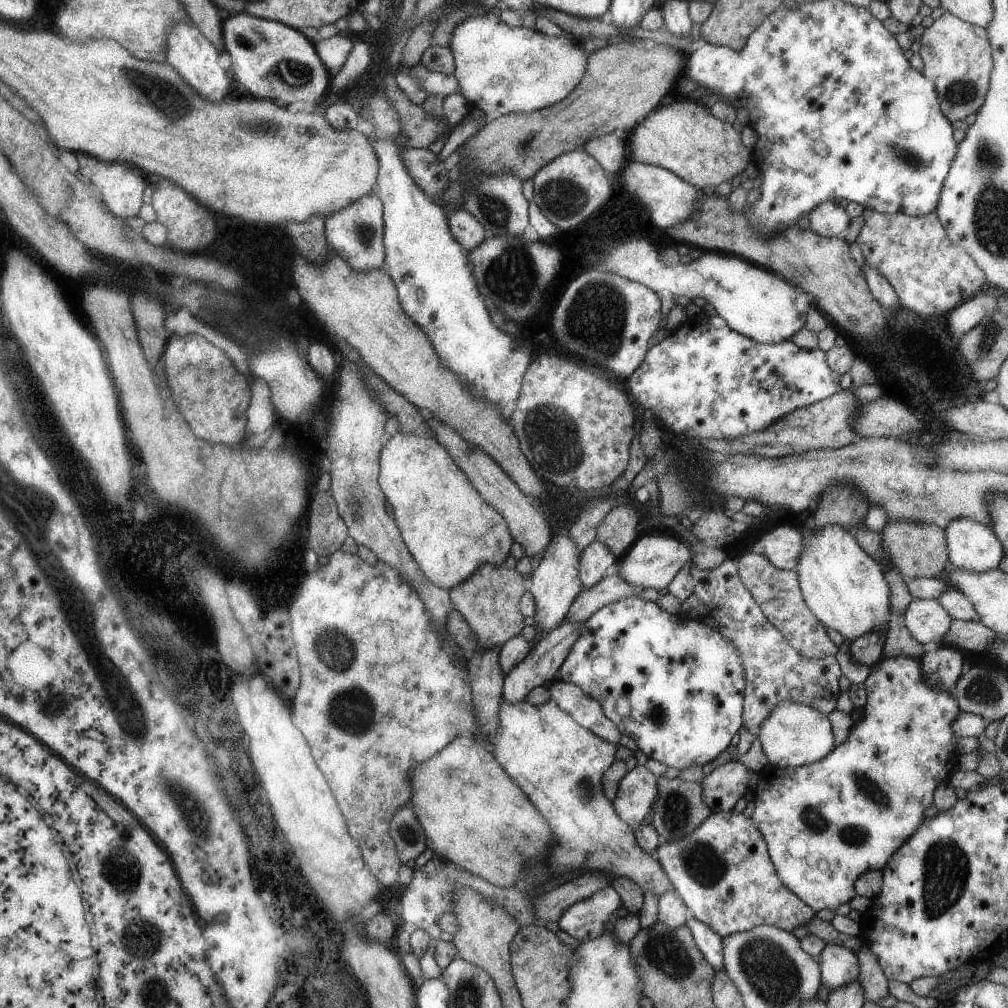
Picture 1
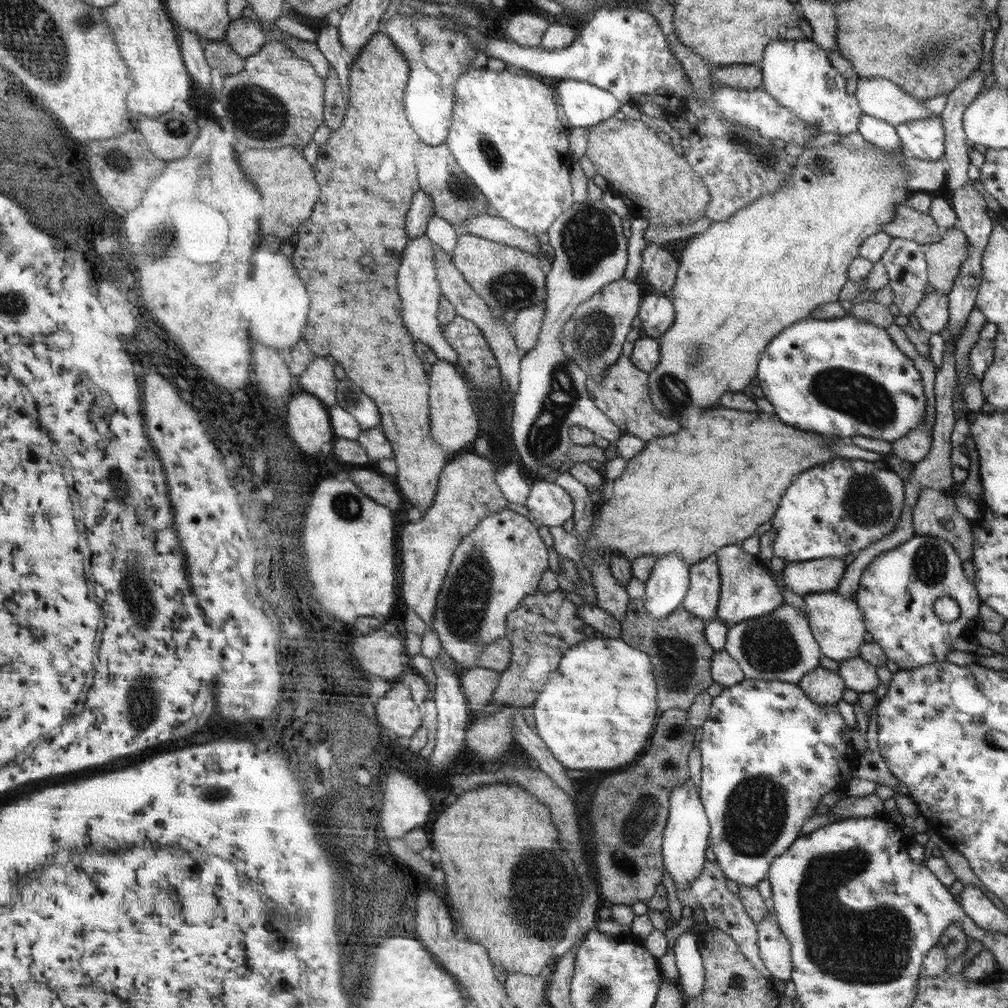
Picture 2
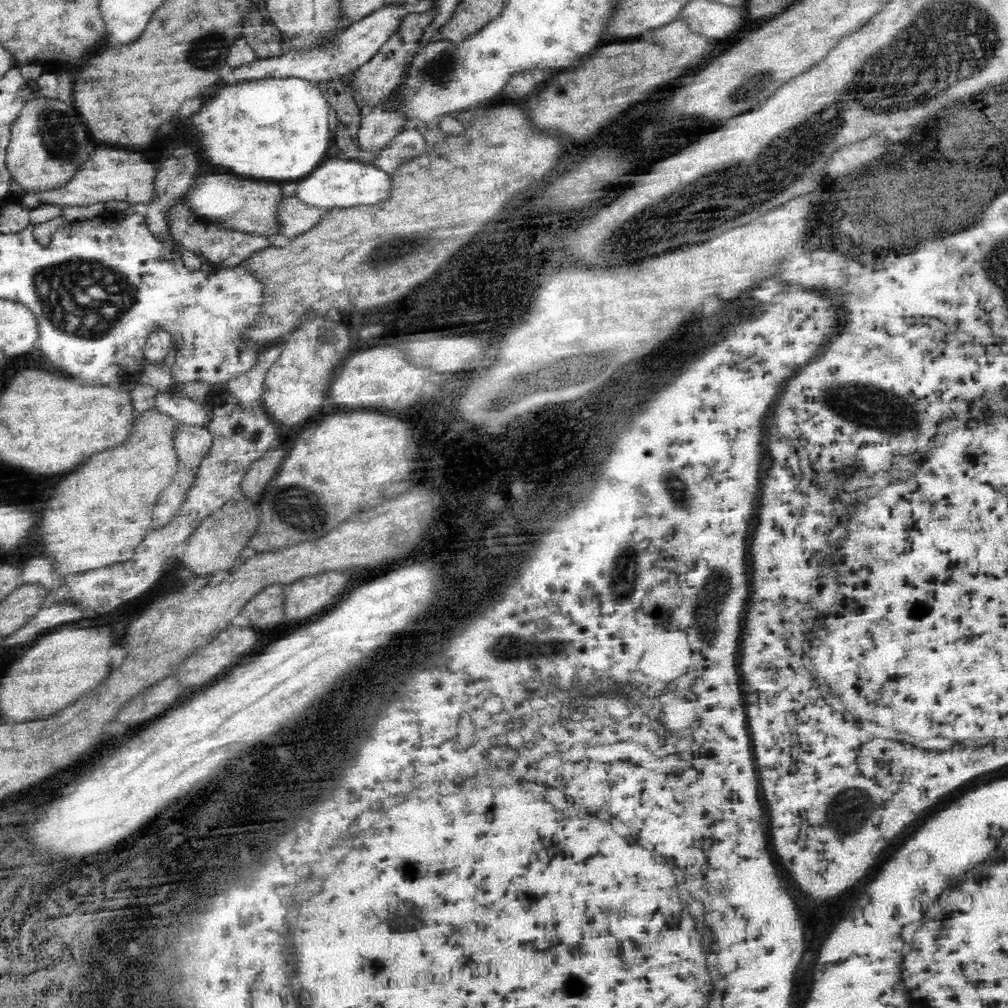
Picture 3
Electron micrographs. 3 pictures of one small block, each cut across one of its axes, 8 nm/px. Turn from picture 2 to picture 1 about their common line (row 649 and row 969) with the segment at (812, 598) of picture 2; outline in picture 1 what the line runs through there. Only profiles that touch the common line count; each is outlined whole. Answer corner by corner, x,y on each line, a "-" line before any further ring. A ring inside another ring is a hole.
825,944
818,956
822,984
829,990
848,986
852,980
859,980
860,965
854,950
840,944

